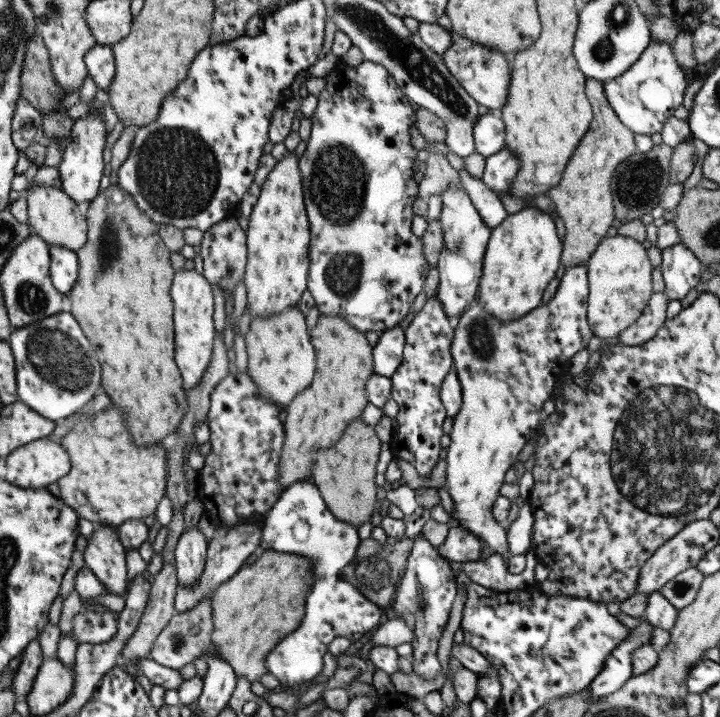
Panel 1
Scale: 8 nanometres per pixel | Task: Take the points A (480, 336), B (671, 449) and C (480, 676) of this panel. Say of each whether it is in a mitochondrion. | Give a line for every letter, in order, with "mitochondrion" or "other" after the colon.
A: mitochondrion
B: mitochondrion
C: other

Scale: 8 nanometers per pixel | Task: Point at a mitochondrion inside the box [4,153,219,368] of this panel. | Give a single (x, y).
(32, 298)

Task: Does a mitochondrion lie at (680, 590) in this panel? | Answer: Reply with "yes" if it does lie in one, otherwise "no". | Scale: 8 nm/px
yes

